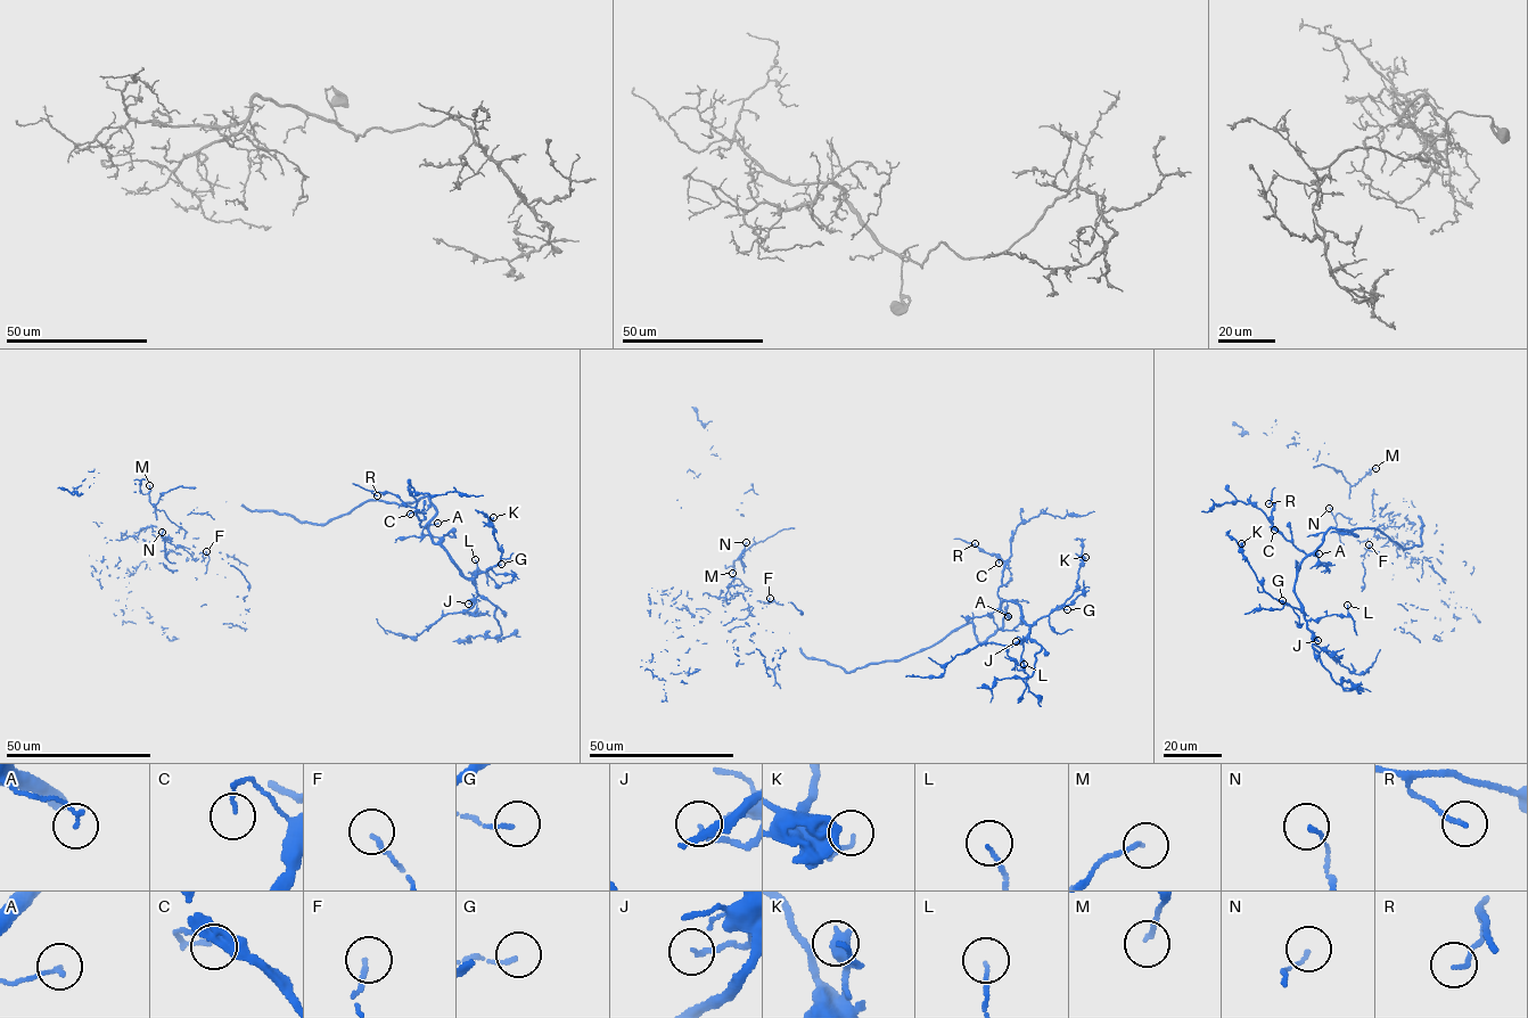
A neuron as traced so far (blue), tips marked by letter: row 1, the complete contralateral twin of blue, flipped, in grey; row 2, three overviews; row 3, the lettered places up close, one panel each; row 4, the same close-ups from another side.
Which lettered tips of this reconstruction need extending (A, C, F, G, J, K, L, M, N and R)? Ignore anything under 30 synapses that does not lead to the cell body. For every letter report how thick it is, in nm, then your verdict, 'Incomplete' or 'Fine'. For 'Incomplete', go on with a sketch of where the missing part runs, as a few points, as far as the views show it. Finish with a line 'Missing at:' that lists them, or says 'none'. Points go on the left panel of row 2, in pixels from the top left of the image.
A: Thickness 130 nm. Fine
C: Thickness 110 nm. Fine
F: Thickness 140 nm. Fine
G: Thickness 110 nm. Fine
J: Thickness 160 nm. Fine
K: Thickness 120 nm. Fine
L: Thickness 110 nm. Fine
M: Thickness 130 nm. Fine
N: Thickness 110 nm. Fine
R: Thickness 130 nm. Fine
Missing at: none

